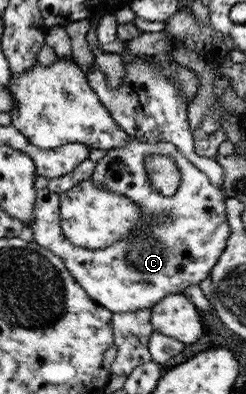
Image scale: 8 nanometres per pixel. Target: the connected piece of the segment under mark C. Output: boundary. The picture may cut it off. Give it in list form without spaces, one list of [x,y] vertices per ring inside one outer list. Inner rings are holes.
[[[129,137],[126,145],[108,150],[107,156],[96,162],[91,177],[102,184],[102,188],[129,196],[135,204],[142,205],[146,216],[160,218],[143,230],[131,231],[128,237],[110,247],[81,248],[65,238],[60,221],[59,194],[45,188],[37,190],[35,220],[28,225],[34,241],[62,257],[74,279],[95,301],[116,313],[152,309],[167,295],[183,293],[187,287],[198,285],[212,274],[230,238],[226,197],[202,169],[191,164],[182,149],[172,142],[150,143]],[[151,154],[169,156],[180,168],[181,184],[173,196],[163,196],[150,186],[144,166],[145,158]]]

